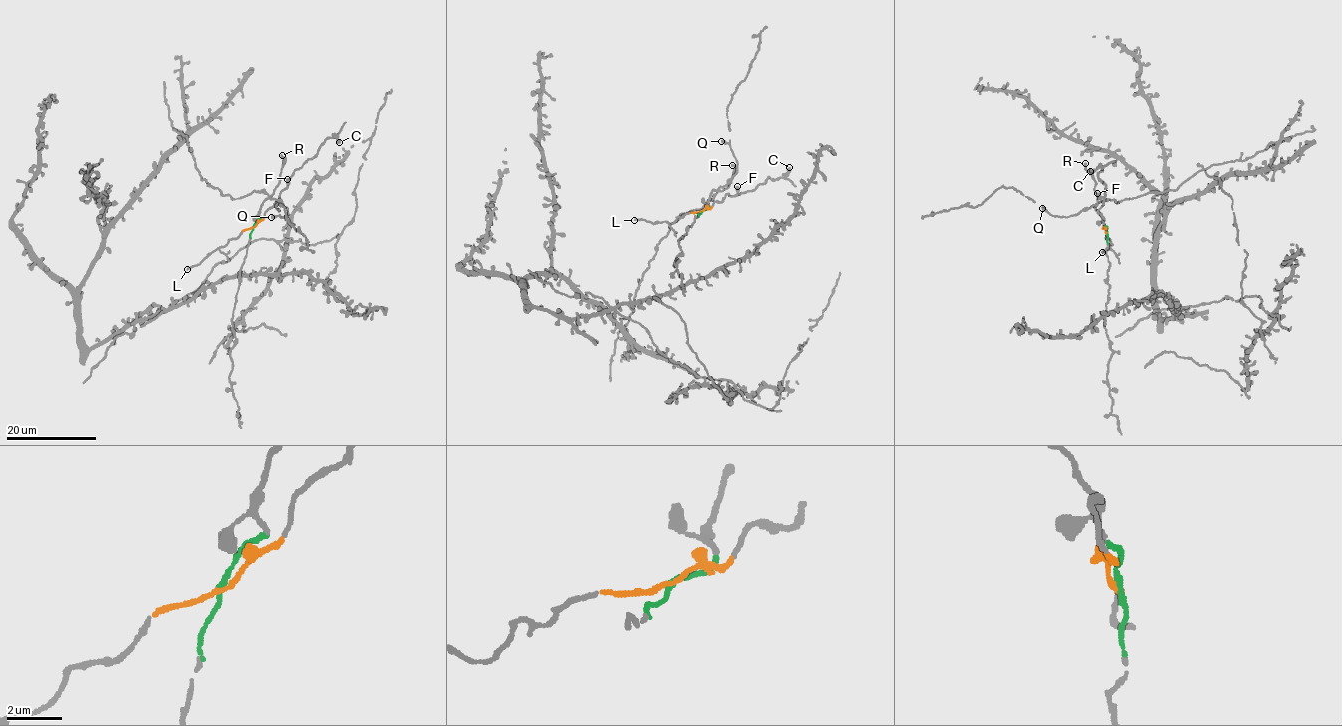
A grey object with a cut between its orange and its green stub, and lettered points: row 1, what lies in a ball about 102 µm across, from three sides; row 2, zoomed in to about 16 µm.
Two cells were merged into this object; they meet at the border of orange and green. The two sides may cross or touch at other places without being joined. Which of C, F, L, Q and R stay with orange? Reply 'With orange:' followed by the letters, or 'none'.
With orange: C, F, L

